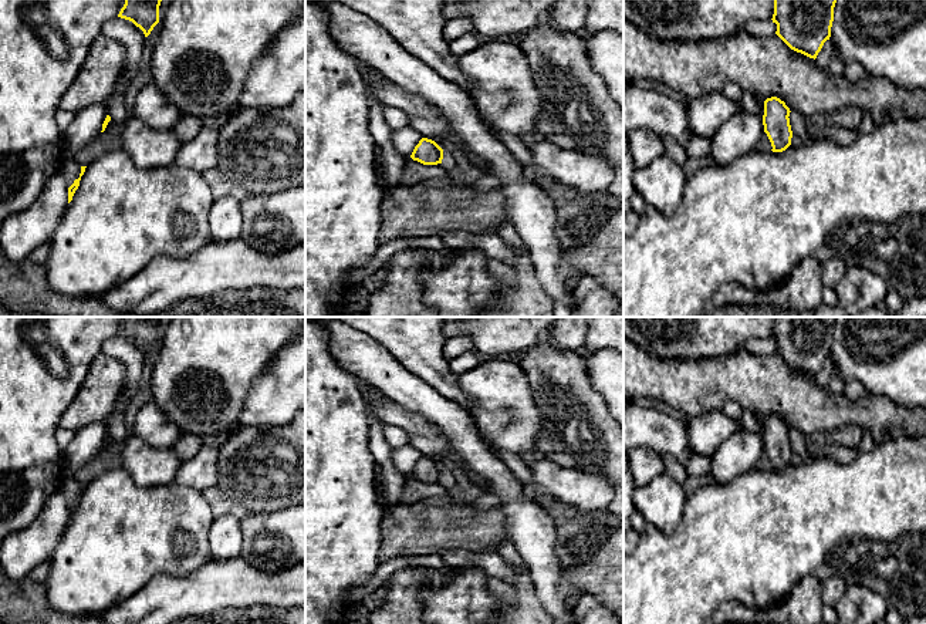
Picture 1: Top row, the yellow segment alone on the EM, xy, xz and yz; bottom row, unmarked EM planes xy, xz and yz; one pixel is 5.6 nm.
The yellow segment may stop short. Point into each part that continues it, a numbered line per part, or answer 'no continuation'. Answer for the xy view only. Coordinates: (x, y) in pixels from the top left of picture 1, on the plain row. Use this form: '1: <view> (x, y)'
no continuation

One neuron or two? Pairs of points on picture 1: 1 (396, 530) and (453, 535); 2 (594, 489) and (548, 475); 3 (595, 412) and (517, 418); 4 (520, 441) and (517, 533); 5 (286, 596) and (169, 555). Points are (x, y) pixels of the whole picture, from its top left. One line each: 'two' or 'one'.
1: one
2: one
3: two
4: two
5: two

